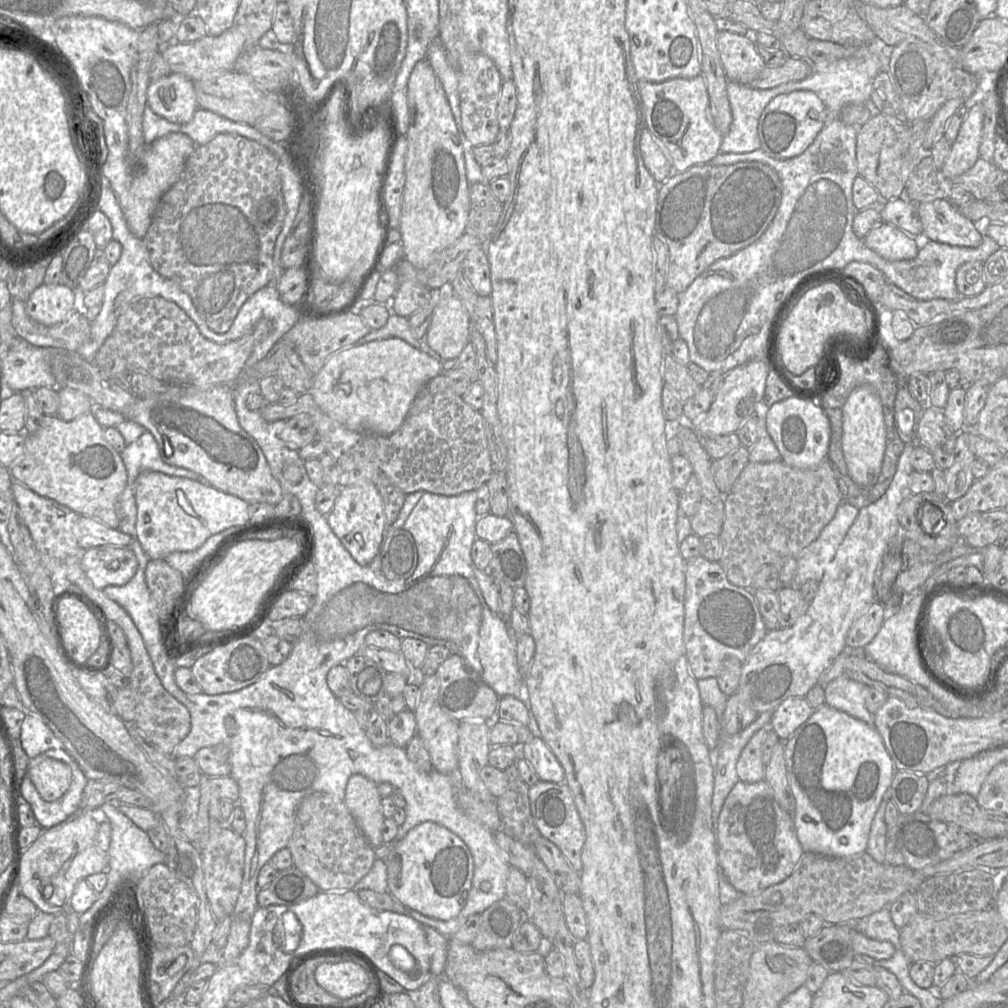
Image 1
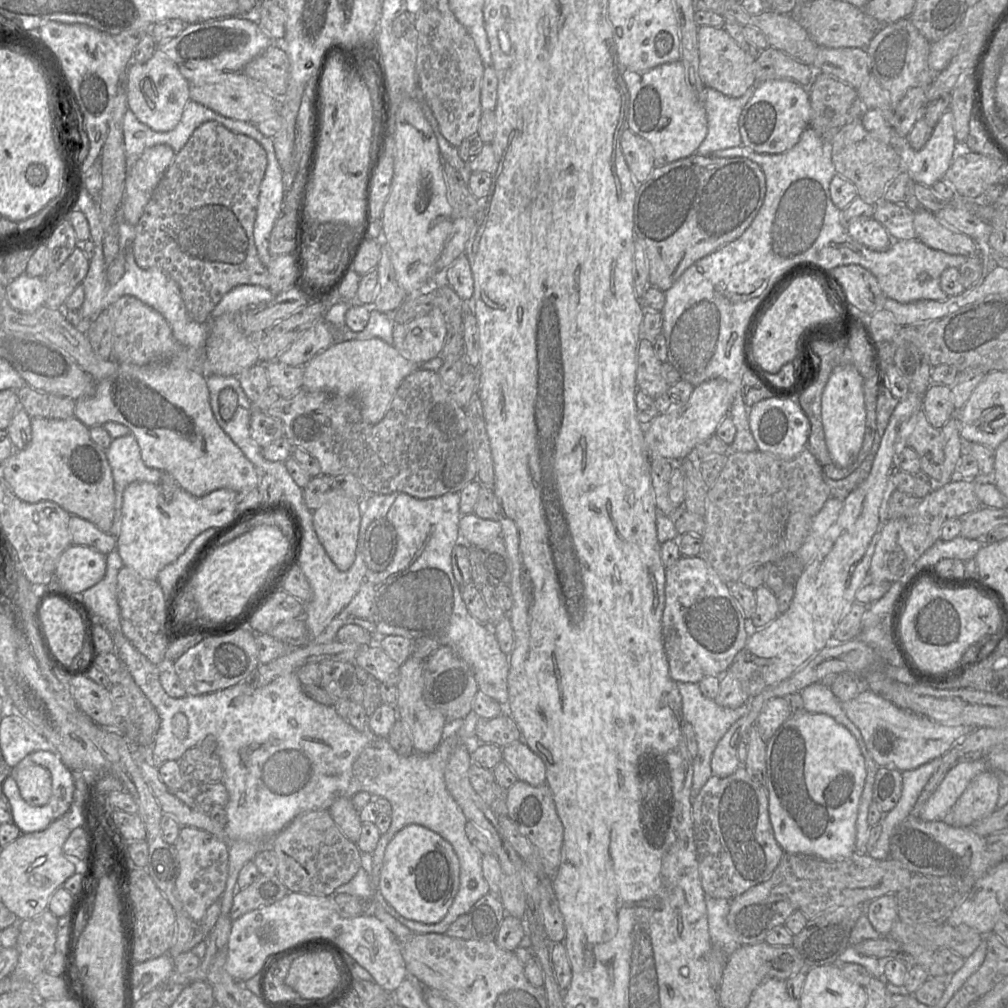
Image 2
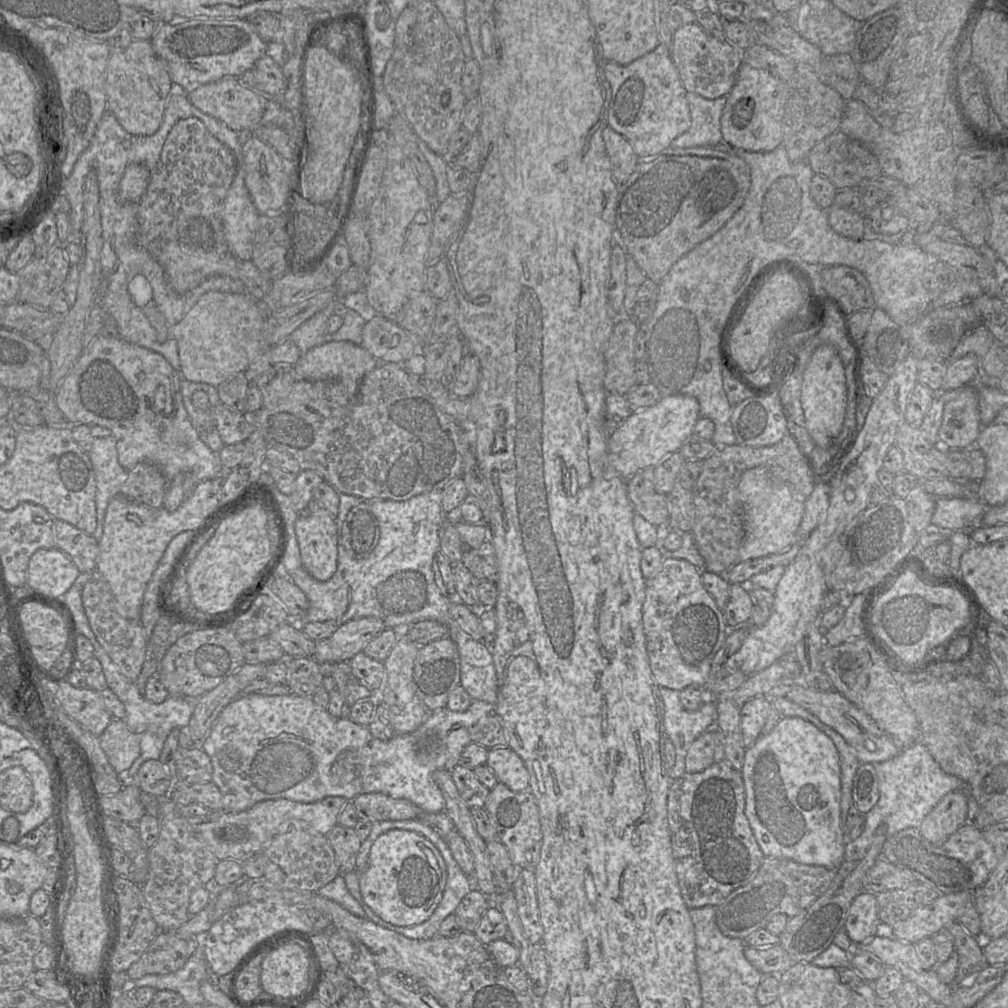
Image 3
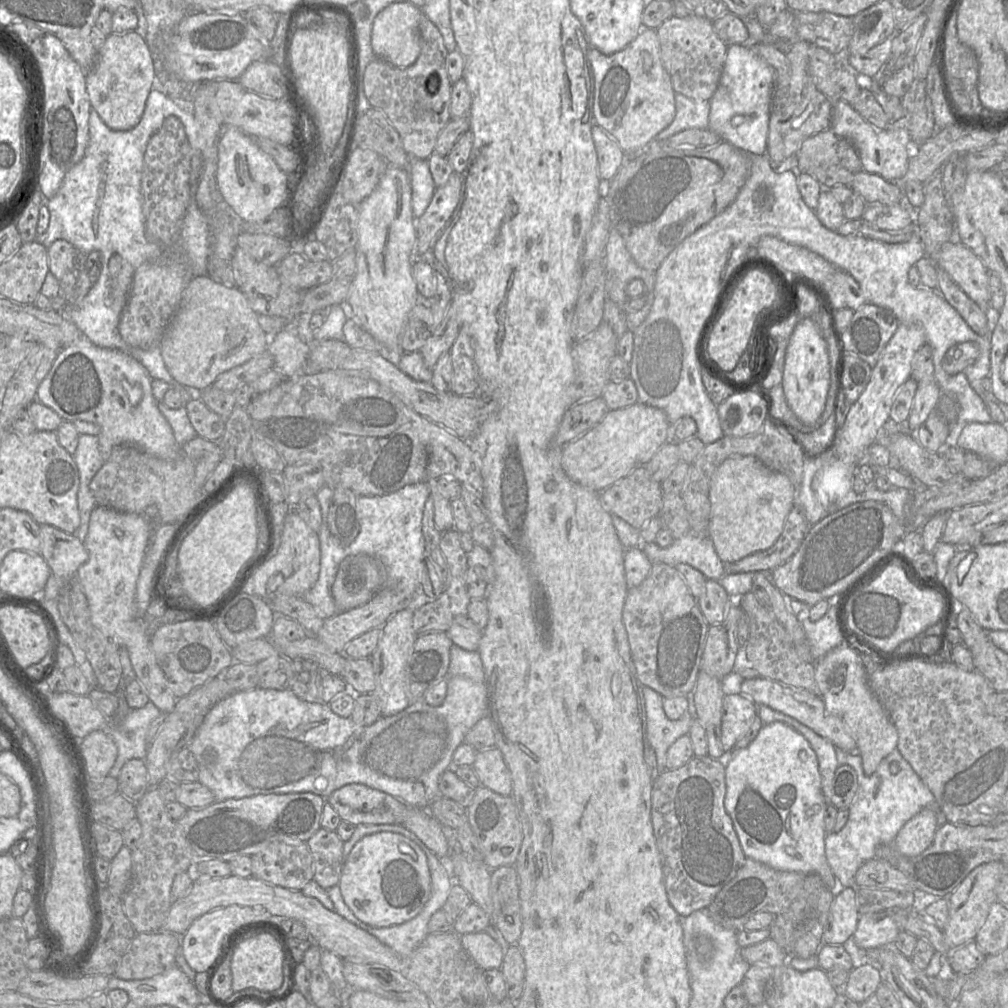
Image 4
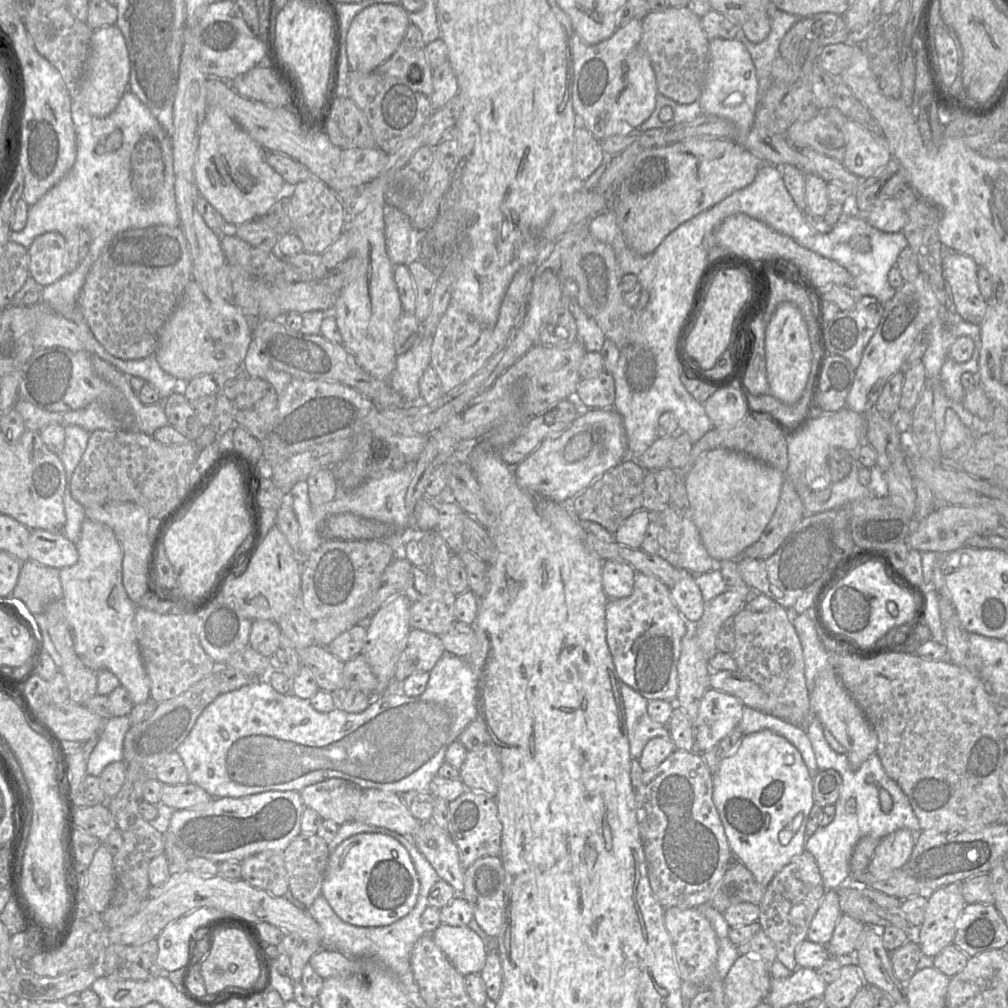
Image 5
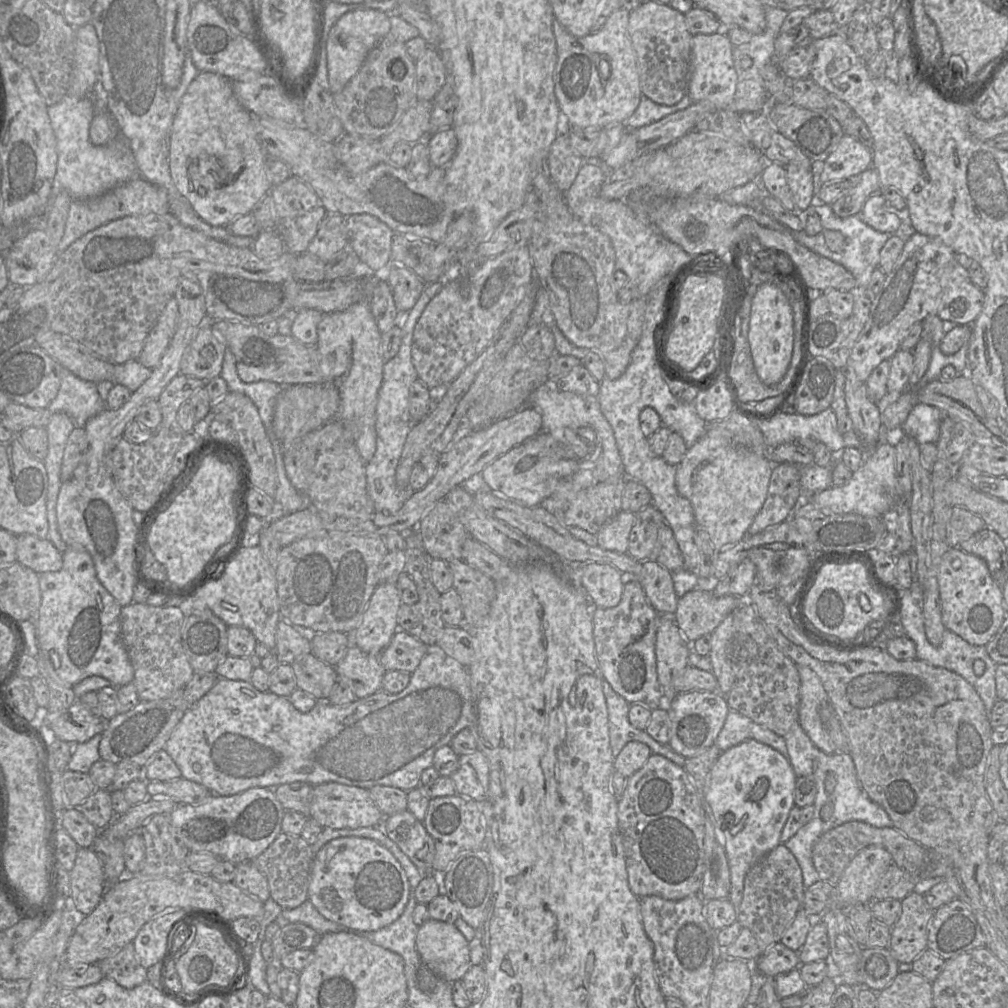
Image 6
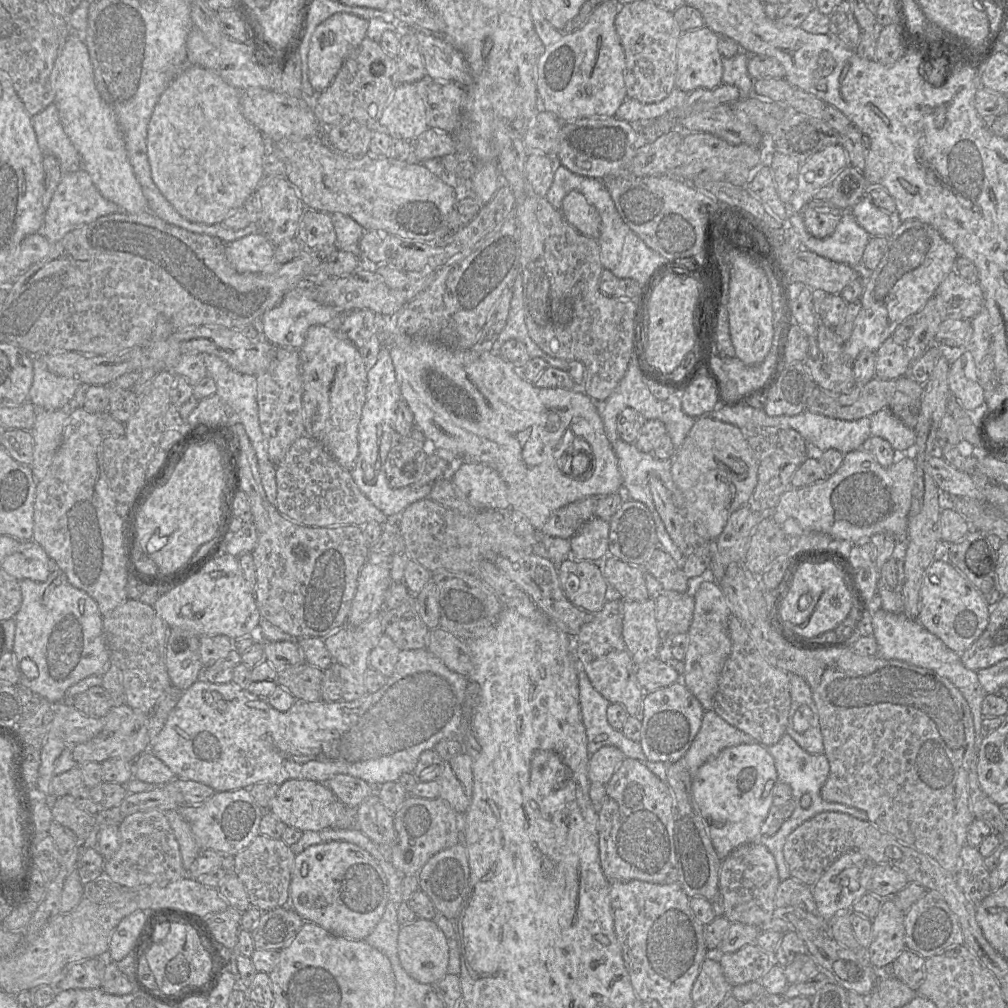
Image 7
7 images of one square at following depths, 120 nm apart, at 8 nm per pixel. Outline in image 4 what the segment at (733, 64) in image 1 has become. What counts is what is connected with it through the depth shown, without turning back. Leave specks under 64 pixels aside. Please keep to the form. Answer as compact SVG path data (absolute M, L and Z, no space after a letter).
M698 14L672 16L656 29L656 33L661 61L674 91L693 100L710 100L718 87L728 48L716 34L711 20Z

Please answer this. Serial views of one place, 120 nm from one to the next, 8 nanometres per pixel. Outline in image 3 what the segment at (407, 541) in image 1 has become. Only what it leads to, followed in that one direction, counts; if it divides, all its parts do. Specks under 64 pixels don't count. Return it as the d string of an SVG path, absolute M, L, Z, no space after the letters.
M366 501L352 507L343 520L338 519L338 545L356 559L366 558L379 541L380 529Z

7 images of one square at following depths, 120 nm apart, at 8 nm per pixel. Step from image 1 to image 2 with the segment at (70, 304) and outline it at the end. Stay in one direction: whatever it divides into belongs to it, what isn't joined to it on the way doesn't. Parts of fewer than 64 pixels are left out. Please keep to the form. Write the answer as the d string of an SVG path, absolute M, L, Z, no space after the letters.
M22 274L5 287L9 304L22 312L33 312L44 306L46 287L42 277Z

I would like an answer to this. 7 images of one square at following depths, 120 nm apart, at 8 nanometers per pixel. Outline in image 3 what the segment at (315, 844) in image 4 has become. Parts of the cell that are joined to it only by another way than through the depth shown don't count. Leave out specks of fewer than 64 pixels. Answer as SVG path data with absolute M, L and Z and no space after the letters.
M337 825L326 834L326 838L335 853L339 875L355 870L356 857L363 841L354 829Z

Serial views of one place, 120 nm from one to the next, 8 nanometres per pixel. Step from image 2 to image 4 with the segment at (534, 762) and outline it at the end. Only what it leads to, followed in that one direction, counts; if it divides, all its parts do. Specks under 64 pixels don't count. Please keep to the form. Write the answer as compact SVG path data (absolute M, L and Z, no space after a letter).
M490 748L477 752L472 768L482 787L502 796L511 796L511 774L499 749Z

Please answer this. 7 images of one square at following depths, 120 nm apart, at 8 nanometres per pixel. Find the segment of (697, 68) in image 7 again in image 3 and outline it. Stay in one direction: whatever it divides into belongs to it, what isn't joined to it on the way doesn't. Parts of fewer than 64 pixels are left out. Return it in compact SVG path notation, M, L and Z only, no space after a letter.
M743 62L735 83L727 95L721 117L723 142L746 151L772 151L783 140L783 117L789 99L787 82L774 77L766 70Z

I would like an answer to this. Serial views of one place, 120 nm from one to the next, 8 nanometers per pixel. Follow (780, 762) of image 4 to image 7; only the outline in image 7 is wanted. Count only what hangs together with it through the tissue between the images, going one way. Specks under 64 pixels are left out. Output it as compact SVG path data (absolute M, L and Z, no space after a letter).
M758 743L740 744L727 748L708 760L694 773L693 801L706 822L713 847L721 860L741 845L758 843L763 836L761 827L772 807L772 790L777 782L778 775L774 759L767 747Z

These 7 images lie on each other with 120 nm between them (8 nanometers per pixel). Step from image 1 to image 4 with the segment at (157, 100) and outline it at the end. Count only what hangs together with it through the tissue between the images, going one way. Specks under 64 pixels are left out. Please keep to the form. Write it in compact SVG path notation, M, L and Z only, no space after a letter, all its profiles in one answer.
M135 31L111 33L86 76L86 91L92 110L112 130L132 129L141 120L153 89L154 76L153 55L145 39Z

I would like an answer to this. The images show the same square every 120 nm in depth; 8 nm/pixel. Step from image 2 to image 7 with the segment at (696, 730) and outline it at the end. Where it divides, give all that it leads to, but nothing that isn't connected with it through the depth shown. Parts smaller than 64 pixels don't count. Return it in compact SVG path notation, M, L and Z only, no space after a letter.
M579 669L579 701L583 724L588 737L590 755L597 750L610 746L623 752L626 758L646 761L646 757L638 742L629 740L620 731L612 728L607 720L607 701L591 684L586 673Z

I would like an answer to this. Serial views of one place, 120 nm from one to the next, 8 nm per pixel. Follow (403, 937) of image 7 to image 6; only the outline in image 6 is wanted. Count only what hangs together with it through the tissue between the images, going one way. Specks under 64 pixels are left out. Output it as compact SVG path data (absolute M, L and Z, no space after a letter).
M429 918L418 927L415 945L421 964L449 983L461 979L472 966L469 942L453 923Z

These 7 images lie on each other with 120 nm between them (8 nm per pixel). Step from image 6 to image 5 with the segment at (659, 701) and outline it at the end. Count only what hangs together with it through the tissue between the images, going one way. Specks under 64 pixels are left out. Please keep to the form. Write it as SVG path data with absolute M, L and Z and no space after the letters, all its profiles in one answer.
M637 573L632 593L624 598L609 599L606 604L606 640L619 680L646 700L675 702L677 697L678 667L683 639L696 635L697 623L682 616L670 594L670 588L656 577Z

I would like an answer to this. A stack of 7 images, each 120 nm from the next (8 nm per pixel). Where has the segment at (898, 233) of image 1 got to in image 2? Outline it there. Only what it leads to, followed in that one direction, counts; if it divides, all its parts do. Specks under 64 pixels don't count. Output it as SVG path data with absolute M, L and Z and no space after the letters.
M873 218L853 220L846 224L846 230L859 244L875 251L884 251L895 242L887 229Z

